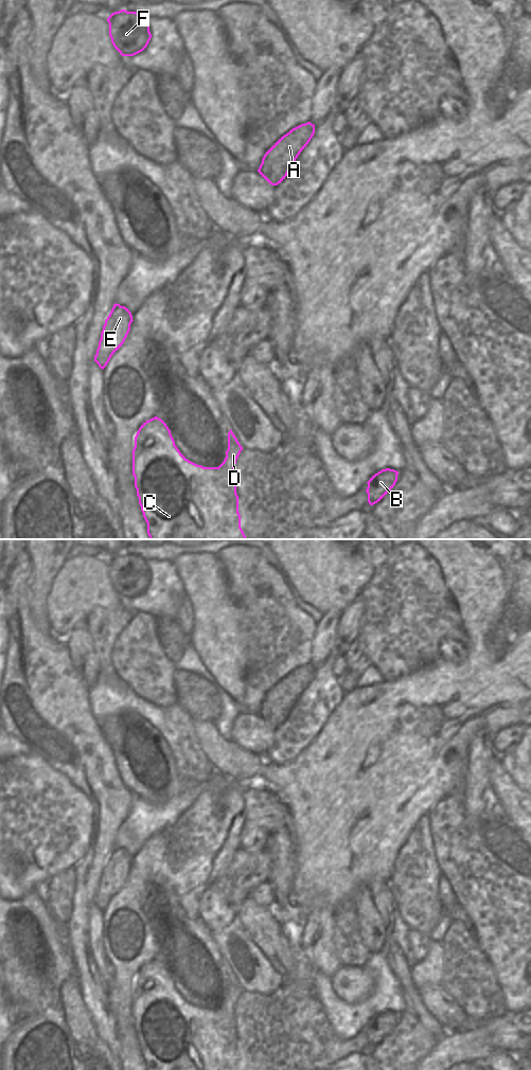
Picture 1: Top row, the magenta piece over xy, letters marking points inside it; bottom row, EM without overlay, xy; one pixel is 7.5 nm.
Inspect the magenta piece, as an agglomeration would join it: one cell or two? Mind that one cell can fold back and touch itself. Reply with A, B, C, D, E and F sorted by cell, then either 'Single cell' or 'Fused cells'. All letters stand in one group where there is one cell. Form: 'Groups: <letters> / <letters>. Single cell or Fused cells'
Groups: A B C D E F. Single cell

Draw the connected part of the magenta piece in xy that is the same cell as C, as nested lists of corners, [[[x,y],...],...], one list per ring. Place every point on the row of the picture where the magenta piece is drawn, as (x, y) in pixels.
[[[155,416],[143,423],[135,436],[132,475],[149,539],[247,539],[241,528],[234,472],[242,450],[243,447],[230,429],[224,462],[218,467],[203,467],[189,461],[179,451],[171,430],[161,418]]]

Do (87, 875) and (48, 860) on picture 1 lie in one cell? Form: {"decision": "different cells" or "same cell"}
{"decision": "different cells"}

